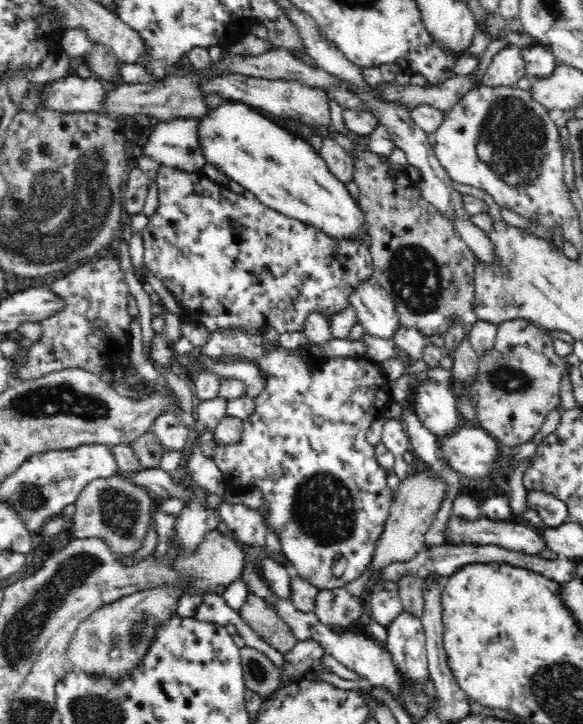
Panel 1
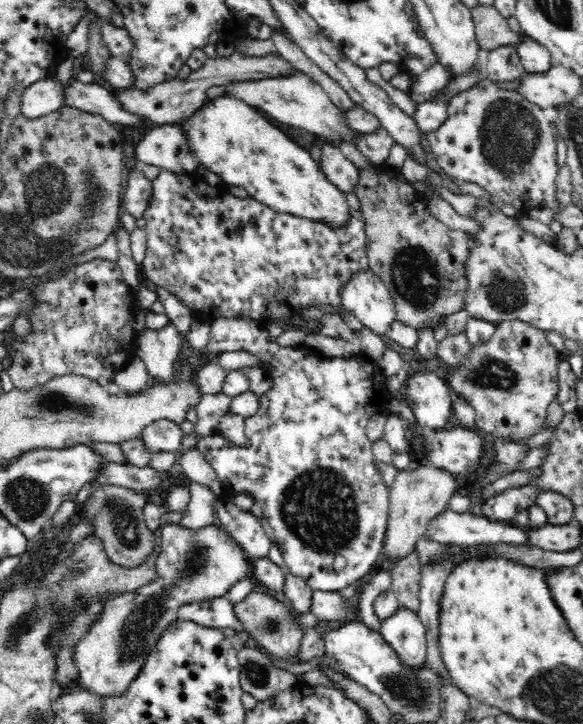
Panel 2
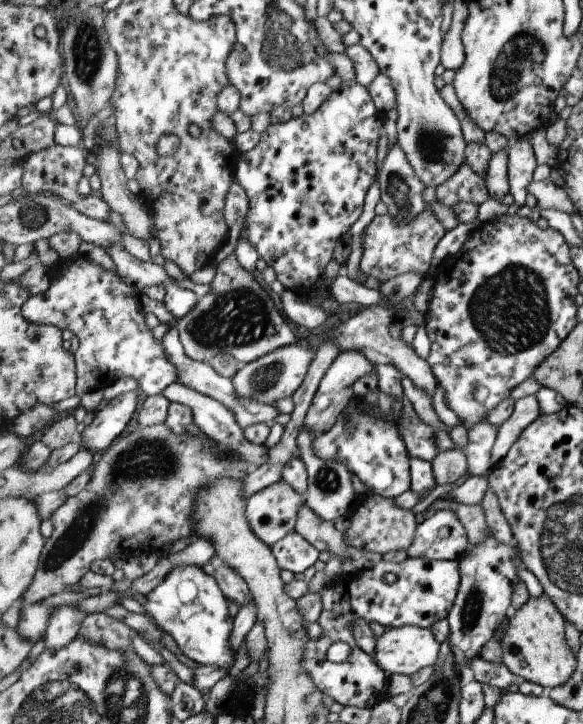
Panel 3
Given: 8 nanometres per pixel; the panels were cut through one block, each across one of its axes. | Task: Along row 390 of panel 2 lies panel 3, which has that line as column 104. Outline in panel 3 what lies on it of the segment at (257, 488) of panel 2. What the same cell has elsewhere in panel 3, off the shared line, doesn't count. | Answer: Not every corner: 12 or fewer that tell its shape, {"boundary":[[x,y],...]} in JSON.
{"boundary":[[76,255],[24,317],[77,334],[76,390],[178,382],[116,269]]}

